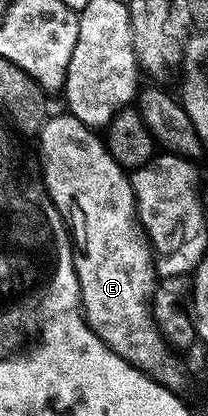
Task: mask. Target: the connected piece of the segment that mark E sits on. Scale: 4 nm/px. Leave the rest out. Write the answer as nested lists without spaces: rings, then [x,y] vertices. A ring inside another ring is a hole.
[[[68,114],[50,115],[41,126],[39,139],[39,159],[45,178],[45,189],[49,192],[53,205],[67,214],[67,223],[71,229],[75,249],[73,265],[81,286],[81,306],[85,320],[92,325],[104,343],[120,353],[127,363],[134,364],[140,372],[152,376],[166,388],[181,390],[188,382],[189,376],[185,373],[184,362],[169,349],[169,344],[165,341],[166,333],[153,317],[151,305],[159,277],[149,237],[137,214],[137,199],[133,193],[132,179],[127,175],[126,169],[121,168],[115,158],[111,158],[104,139],[94,129],[79,122],[79,118]]]

